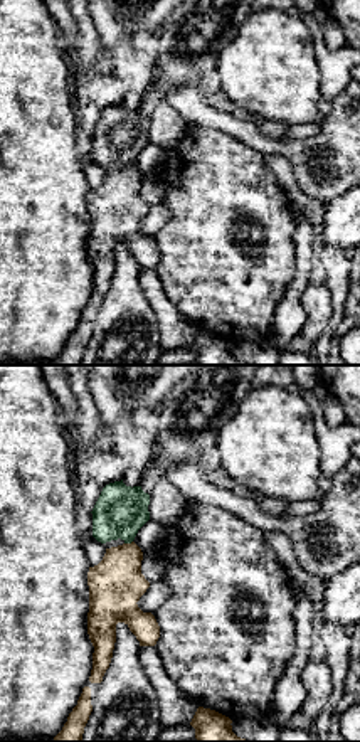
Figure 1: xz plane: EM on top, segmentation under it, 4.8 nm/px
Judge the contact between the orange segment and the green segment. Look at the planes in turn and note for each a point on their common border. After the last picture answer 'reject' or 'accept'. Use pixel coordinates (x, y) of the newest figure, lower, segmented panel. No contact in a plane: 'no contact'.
contact (128, 544)

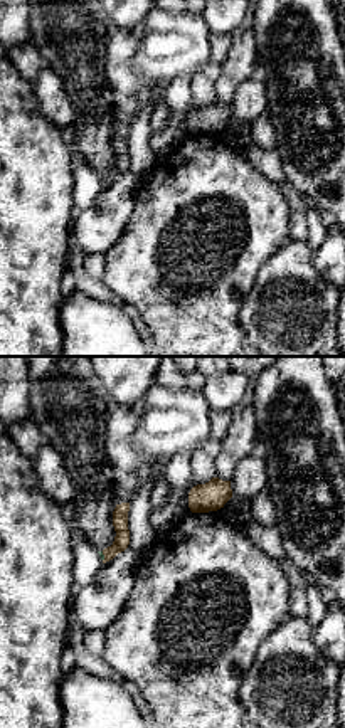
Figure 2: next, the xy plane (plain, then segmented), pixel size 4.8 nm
contact (105, 557)

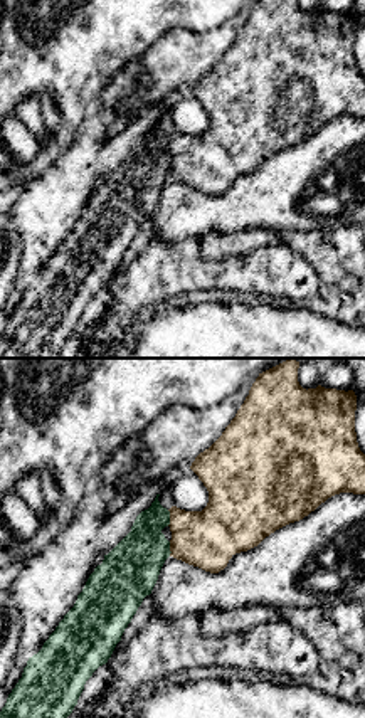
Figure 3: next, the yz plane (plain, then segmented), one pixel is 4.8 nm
contact (170, 518)

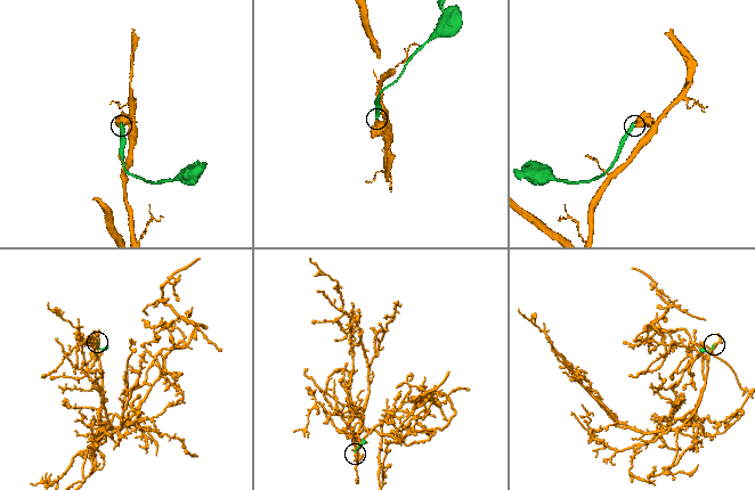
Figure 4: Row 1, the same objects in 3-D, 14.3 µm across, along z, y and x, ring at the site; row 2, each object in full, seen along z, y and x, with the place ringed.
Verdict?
reject

